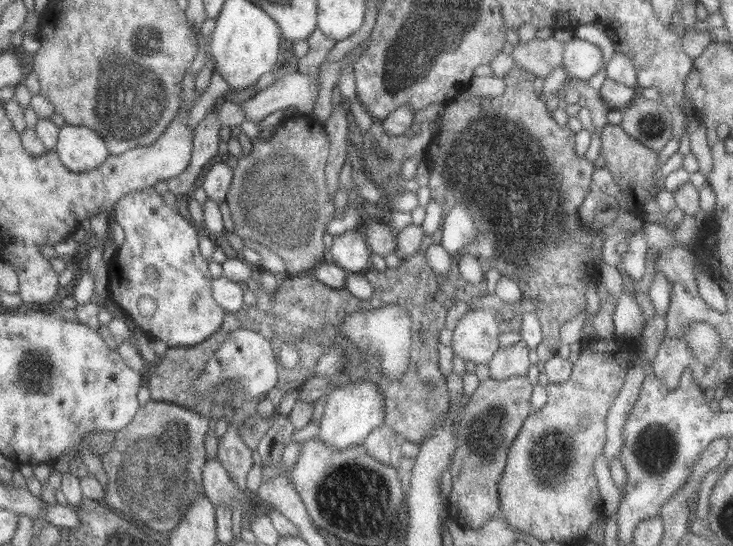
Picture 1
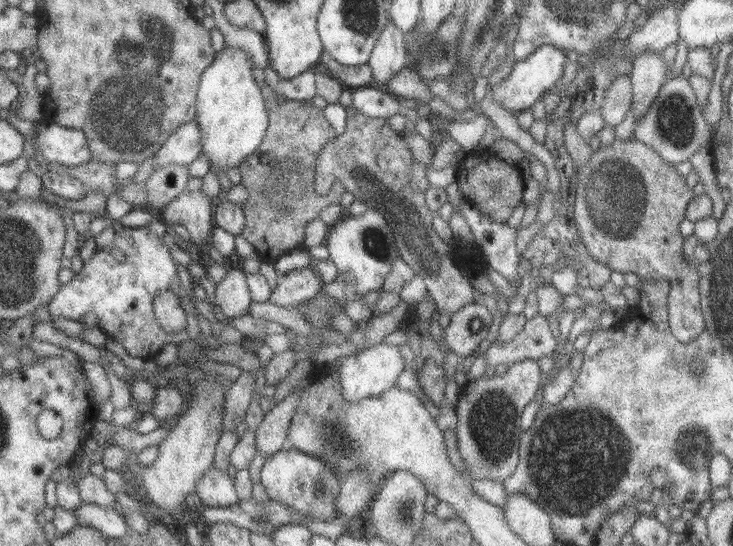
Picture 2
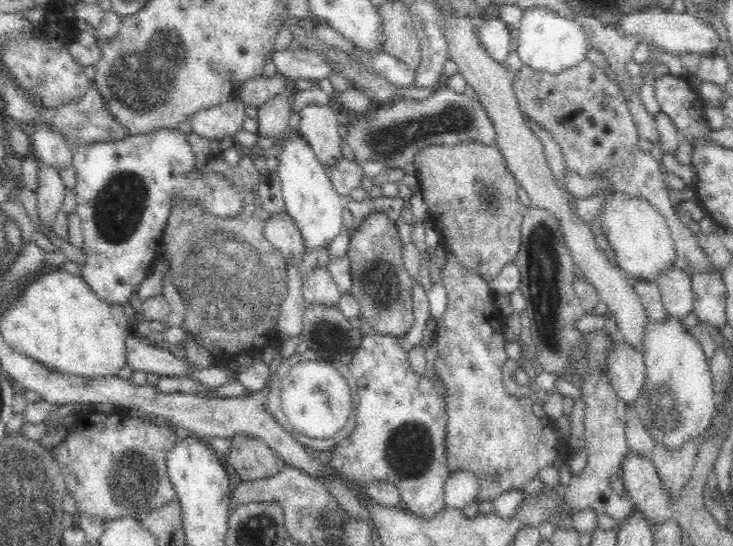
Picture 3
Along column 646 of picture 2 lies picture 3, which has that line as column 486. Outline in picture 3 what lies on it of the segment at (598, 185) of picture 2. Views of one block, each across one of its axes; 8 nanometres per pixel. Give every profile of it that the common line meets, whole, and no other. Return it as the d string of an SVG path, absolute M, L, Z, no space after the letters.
M476 142L444 146L432 144L414 156L419 190L429 206L429 220L440 234L440 244L457 256L464 269L474 271L486 283L516 261L521 229L527 212L517 195L519 184L496 146Z

